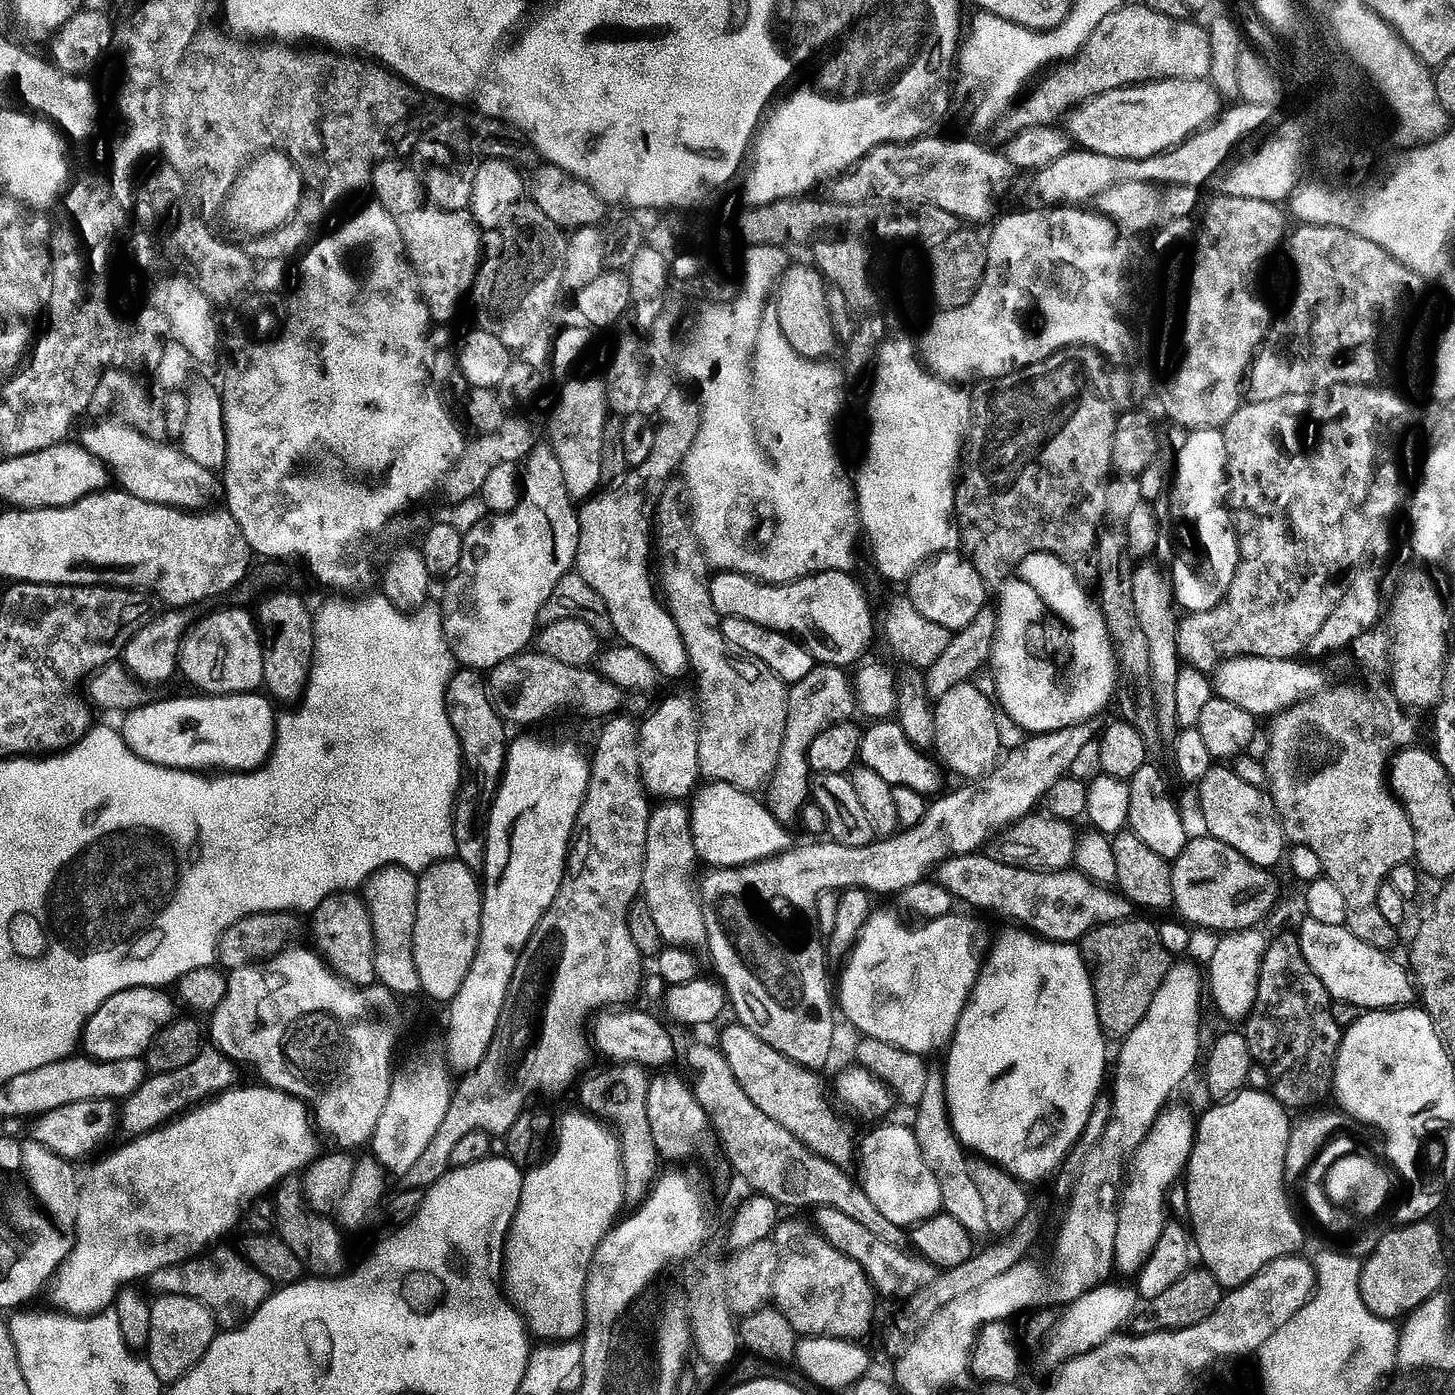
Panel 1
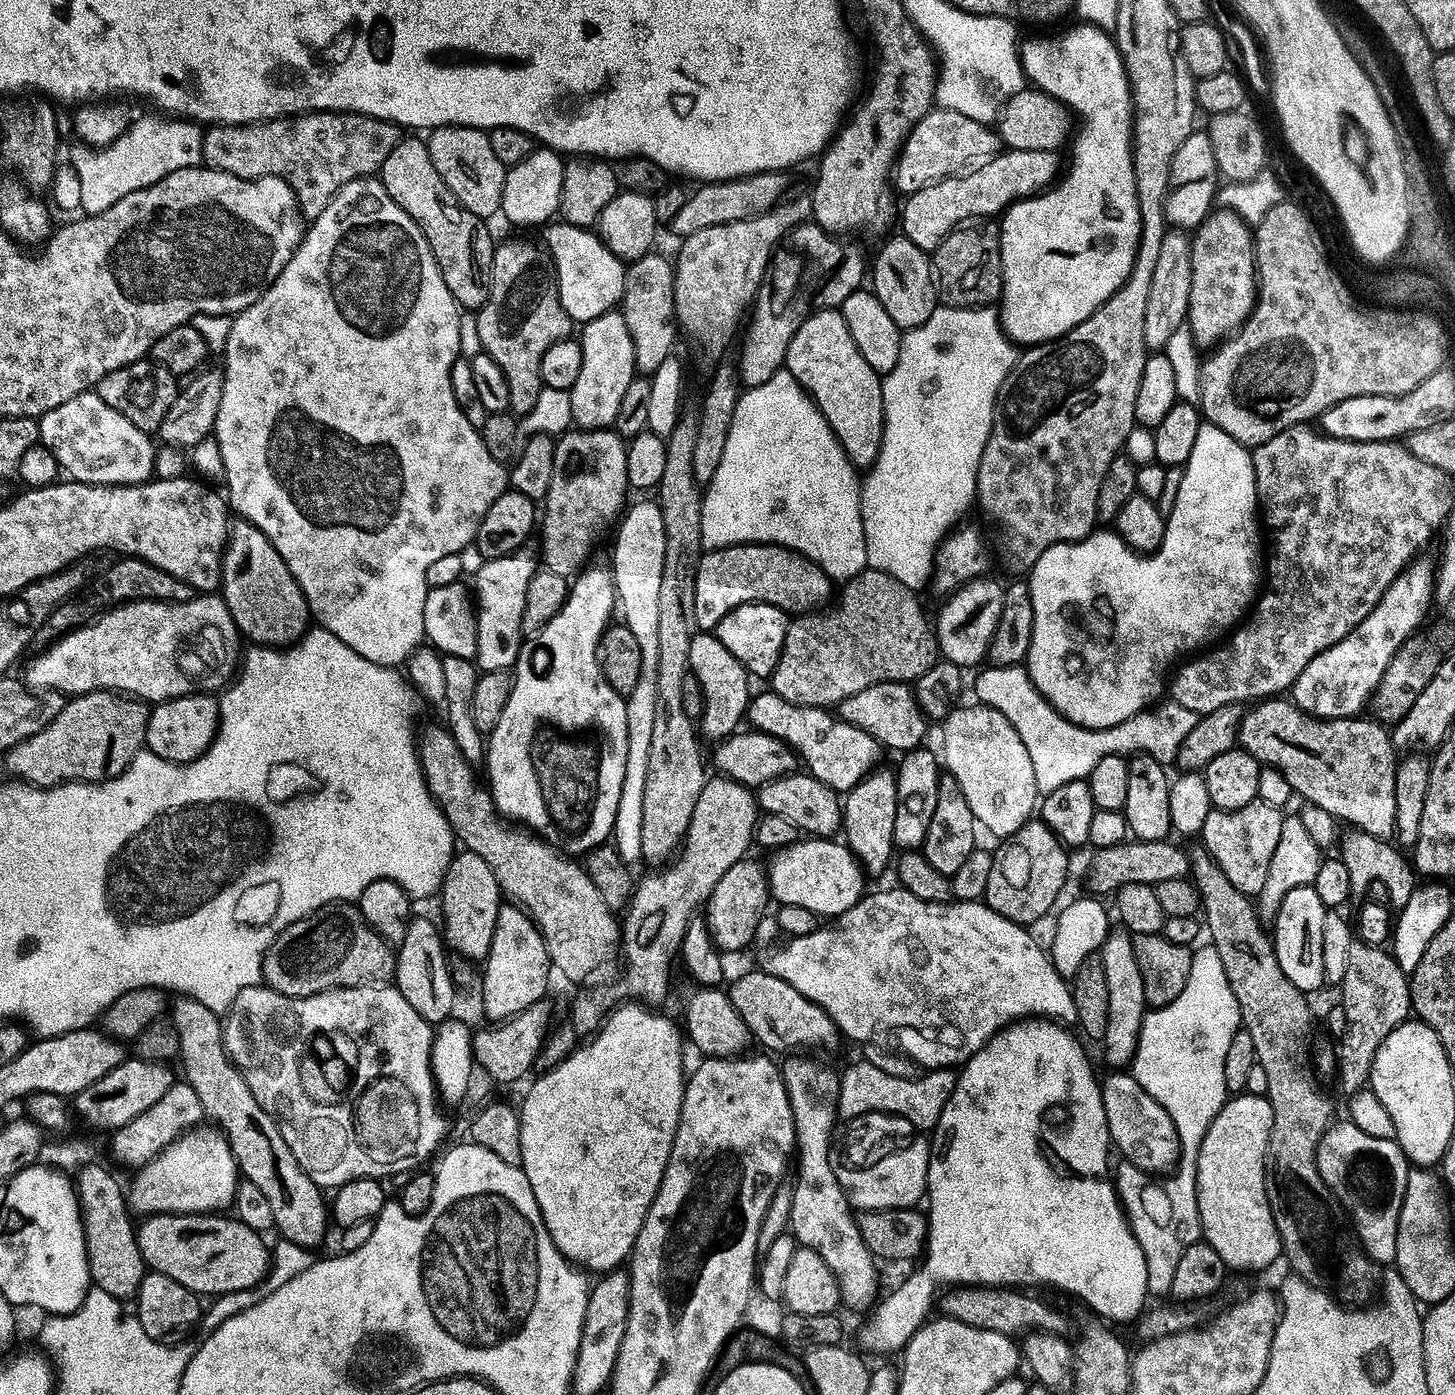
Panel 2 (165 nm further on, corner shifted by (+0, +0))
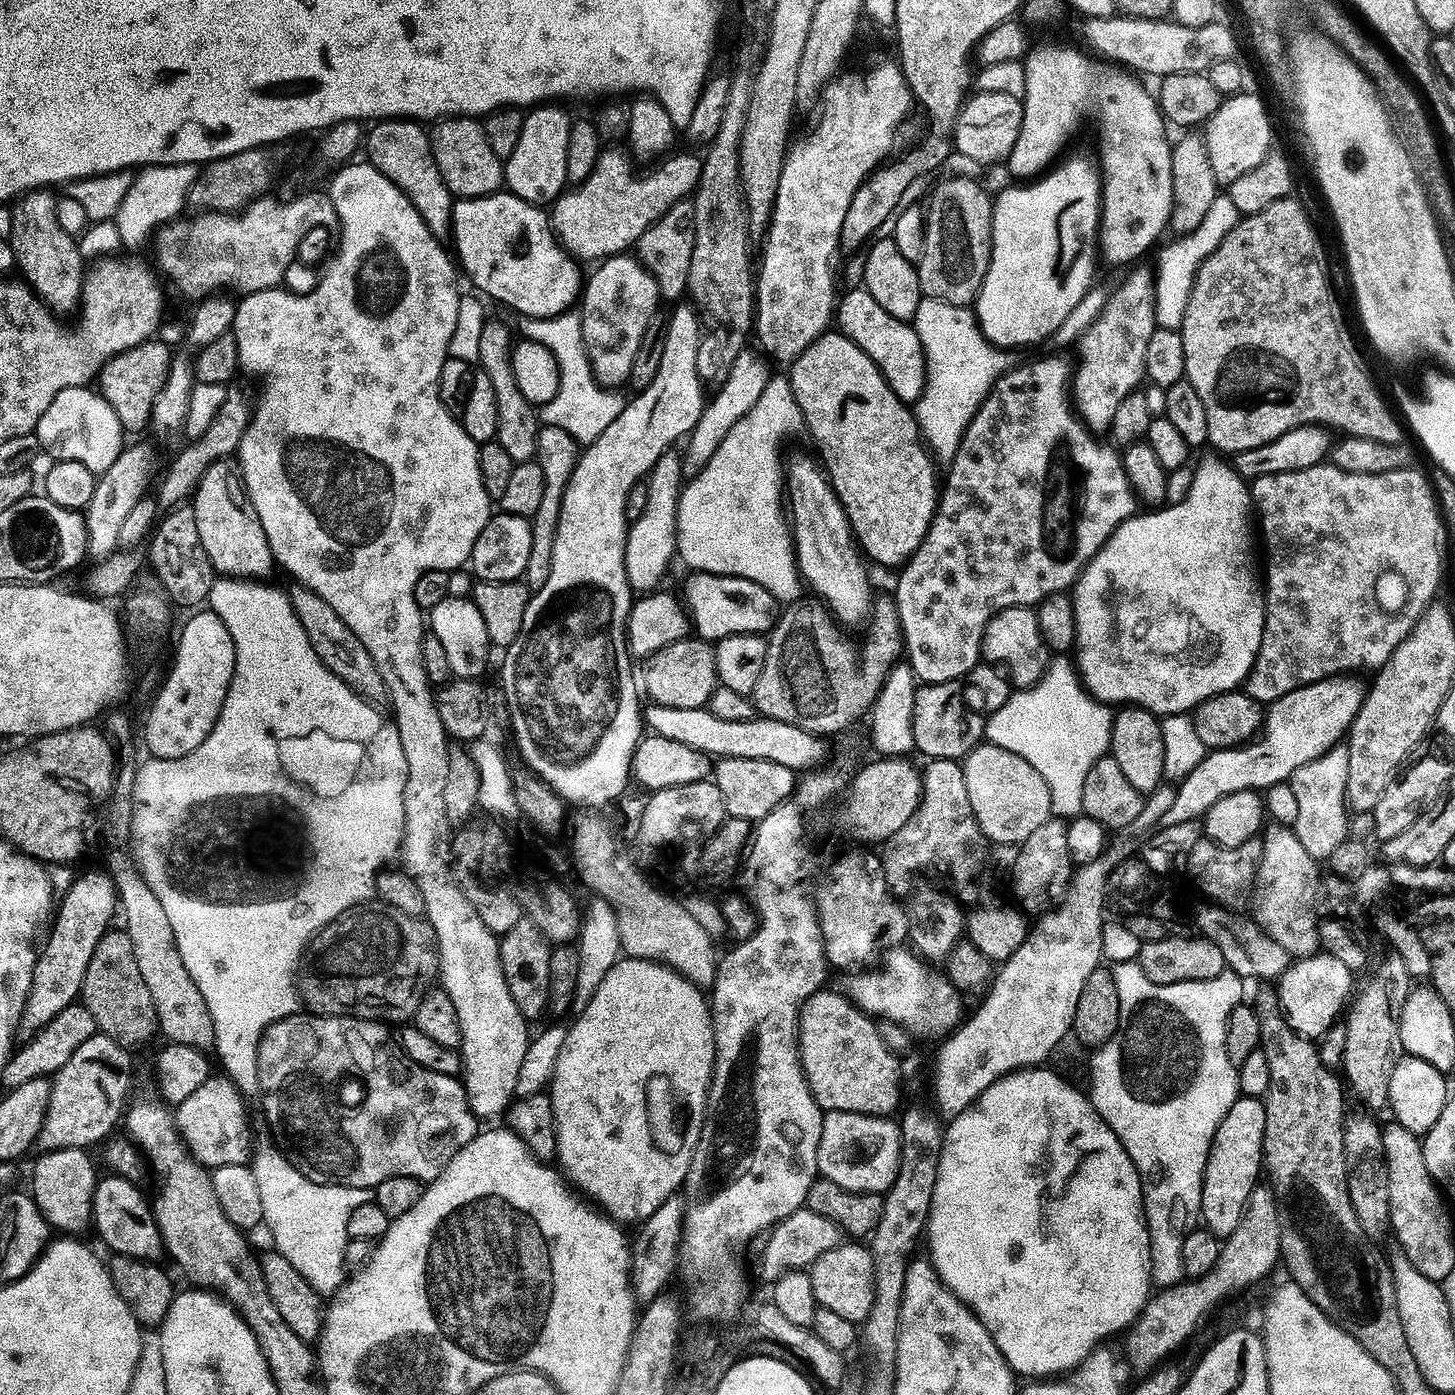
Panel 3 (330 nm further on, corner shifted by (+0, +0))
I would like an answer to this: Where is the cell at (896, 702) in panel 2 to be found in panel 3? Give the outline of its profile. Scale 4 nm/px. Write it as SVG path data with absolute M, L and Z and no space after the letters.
M959 680L945 684L926 684L916 693L916 716L913 718L915 751L919 754L921 752L929 761L963 761L985 739L985 717L979 711L972 712L973 705L964 701L964 686Z

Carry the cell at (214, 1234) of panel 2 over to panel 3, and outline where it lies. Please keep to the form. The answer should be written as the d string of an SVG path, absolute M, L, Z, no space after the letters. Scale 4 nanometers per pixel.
M108 1174L105 1180L103 1177L96 1185L92 1223L95 1232L100 1234L101 1242L109 1248L109 1253L156 1262L161 1259L159 1256L164 1256L166 1252L163 1234L160 1233L149 1197L147 1200L136 1187L137 1185L125 1176Z

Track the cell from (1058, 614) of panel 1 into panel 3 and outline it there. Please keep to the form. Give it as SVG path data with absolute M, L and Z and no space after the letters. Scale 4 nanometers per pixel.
M1231 463L1204 464L1196 472L1188 488L1188 500L1181 504L1161 507L1153 516L1137 515L1125 521L1107 540L1093 560L1085 566L1080 579L1071 593L1076 619L1076 644L1074 663L1088 693L1109 706L1131 706L1144 708L1161 718L1195 713L1200 705L1210 698L1237 691L1247 681L1262 650L1262 638L1266 626L1266 588L1262 583L1262 572L1256 569L1252 557L1252 528L1254 532L1254 505L1249 485Z

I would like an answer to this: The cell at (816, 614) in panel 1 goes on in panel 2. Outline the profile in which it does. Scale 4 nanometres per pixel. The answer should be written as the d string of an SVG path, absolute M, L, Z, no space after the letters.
M735 544L729 548L705 551L699 566L696 567L696 586L697 626L701 633L712 634L722 622L722 618L738 610L738 606L765 604L788 613L792 618L819 612L833 599L834 581L814 562L810 562L802 554L790 551L789 548L779 548L776 544Z

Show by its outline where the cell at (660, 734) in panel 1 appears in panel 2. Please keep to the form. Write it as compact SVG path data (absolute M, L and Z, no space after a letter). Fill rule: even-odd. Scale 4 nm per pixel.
M698 634L690 644L689 658L690 672L697 676L701 684L704 701L704 714L698 721L699 731L703 739L711 742L723 742L729 736L737 735L738 729L745 723L748 715L748 705L754 699L752 692L753 677L748 671L722 646L722 642L715 634ZM737 727L737 728L736 728ZM704 731L704 732L703 732Z

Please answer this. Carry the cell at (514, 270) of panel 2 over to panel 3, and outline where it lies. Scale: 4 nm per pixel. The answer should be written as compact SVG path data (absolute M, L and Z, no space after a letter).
M489 319L482 330L478 364L490 378L490 382L494 382L494 395L498 397L496 440L516 464L526 464L537 455L542 421L538 408L526 400L521 387L518 386L512 366L513 347L511 330L502 321Z

